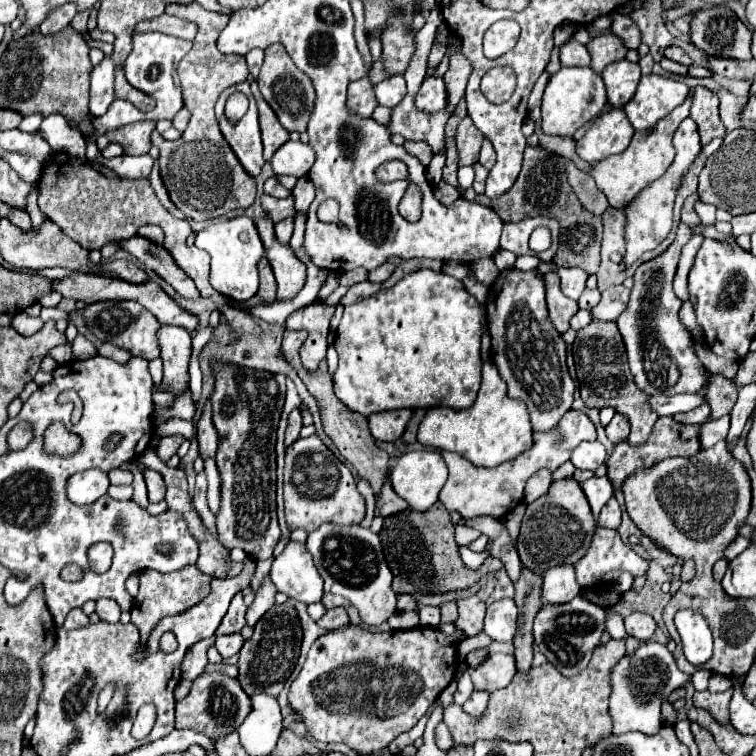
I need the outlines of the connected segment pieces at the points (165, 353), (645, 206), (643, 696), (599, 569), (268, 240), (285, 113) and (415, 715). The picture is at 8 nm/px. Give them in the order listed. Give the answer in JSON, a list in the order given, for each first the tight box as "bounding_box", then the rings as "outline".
[{"bounding_box":[159,325,191,397],"outline":[[[163,325],[159,331],[161,359],[163,359],[163,381],[161,391],[169,391],[175,397],[189,389],[189,355],[191,355],[191,335],[183,327]]]},{"bounding_box":[621,119,701,267],"outline":[[[691,119],[683,121],[679,125],[679,129],[675,131],[675,137],[673,137],[673,145],[677,149],[677,157],[675,161],[671,163],[671,167],[667,169],[667,173],[663,177],[659,177],[657,181],[653,181],[651,185],[647,185],[637,197],[635,201],[631,201],[631,205],[625,209],[625,231],[623,231],[623,237],[625,237],[625,245],[627,245],[627,253],[621,261],[622,267],[627,267],[637,261],[643,253],[647,251],[653,251],[667,235],[669,231],[673,229],[673,207],[675,207],[675,199],[677,199],[677,193],[685,181],[685,175],[689,173],[689,169],[693,167],[699,151],[701,151],[701,143],[699,143],[699,133],[695,129],[695,123]]]},{"bounding_box":[609,641,691,735],"outline":[[[647,641],[635,651],[635,655],[625,655],[611,673],[613,695],[609,703],[609,713],[613,717],[613,733],[623,735],[629,731],[639,731],[645,735],[655,735],[661,729],[661,703],[669,697],[673,689],[683,687],[687,681],[691,681],[691,677],[677,669],[671,651],[661,643]]]},{"bounding_box":[575,527,649,589],"outline":[[[597,527],[587,555],[575,565],[577,581],[583,589],[589,589],[593,587],[591,583],[609,569],[625,569],[639,577],[649,569],[649,561],[641,559],[635,551],[631,551],[621,541],[617,531]]]},{"bounding_box":[255,217,305,301],"outline":[[[269,217],[255,221],[257,231],[261,235],[261,241],[265,245],[267,259],[273,267],[275,279],[277,279],[277,297],[281,301],[293,299],[305,283],[305,265],[293,255],[293,249],[289,245],[283,245],[277,241],[273,231],[273,221]]]},{"bounding_box":[257,43,315,133],"outline":[[[279,43],[265,49],[265,63],[257,77],[257,85],[259,85],[263,99],[275,111],[279,123],[287,131],[303,133],[307,129],[307,121],[311,117],[311,109],[313,109],[313,101],[315,101],[315,89],[311,85],[311,79],[295,67],[291,57],[287,57],[287,51]]]},{"bounding_box":[289,577,497,755],"outline":[[[489,577],[487,583],[469,599],[459,599],[459,617],[455,619],[457,633],[445,635],[433,627],[415,627],[409,631],[387,631],[371,633],[357,625],[345,625],[335,631],[321,635],[309,655],[301,673],[295,677],[289,689],[289,705],[293,711],[303,713],[303,723],[317,741],[345,743],[359,755],[371,755],[385,749],[397,735],[409,731],[435,703],[441,691],[455,679],[457,673],[457,639],[467,639],[483,631],[485,601],[493,593],[497,577]]]}]

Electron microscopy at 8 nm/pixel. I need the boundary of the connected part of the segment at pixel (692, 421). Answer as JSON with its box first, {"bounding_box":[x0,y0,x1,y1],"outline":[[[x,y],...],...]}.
{"bounding_box":[673,405,711,425],"outline":[[[701,405],[701,409],[693,409],[691,413],[679,413],[673,419],[685,425],[703,425],[705,421],[709,421],[709,415],[711,415],[709,405]]]}

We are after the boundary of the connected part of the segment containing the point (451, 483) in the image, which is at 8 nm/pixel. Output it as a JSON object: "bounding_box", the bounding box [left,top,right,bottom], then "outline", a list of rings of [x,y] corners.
{"bounding_box":[439,409,597,519],"outline":[[[571,409],[563,415],[563,419],[551,431],[533,433],[533,447],[531,449],[523,451],[515,459],[509,459],[493,469],[475,467],[475,465],[467,463],[463,457],[449,453],[449,451],[443,451],[441,455],[449,467],[449,479],[439,493],[439,501],[449,511],[457,511],[463,519],[471,519],[471,517],[479,517],[479,515],[489,515],[489,517],[499,519],[523,499],[525,483],[535,471],[539,471],[539,469],[555,471],[565,461],[569,461],[573,449],[581,441],[595,441],[595,439],[597,439],[597,433],[595,433],[595,427],[589,421],[589,417],[581,411]]]}

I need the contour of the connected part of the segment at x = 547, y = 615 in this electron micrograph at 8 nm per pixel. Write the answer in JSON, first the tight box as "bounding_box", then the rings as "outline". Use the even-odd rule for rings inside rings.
{"bounding_box":[533,597,605,677],"outline":[[[575,597],[567,605],[541,607],[541,611],[535,617],[535,625],[533,625],[533,635],[535,635],[535,643],[539,651],[565,677],[573,677],[589,665],[593,649],[601,645],[603,633],[605,633],[603,607],[589,603],[583,597]]]}

